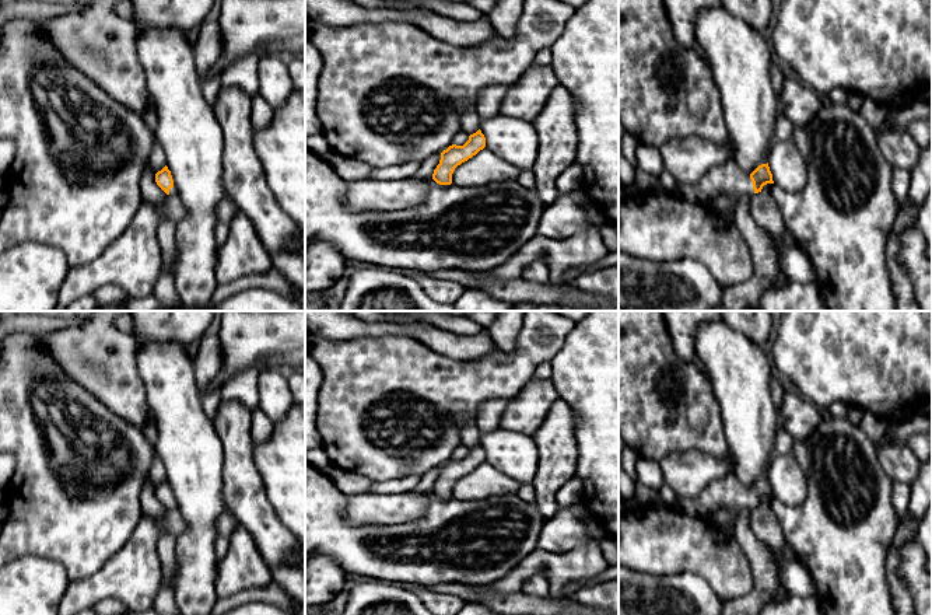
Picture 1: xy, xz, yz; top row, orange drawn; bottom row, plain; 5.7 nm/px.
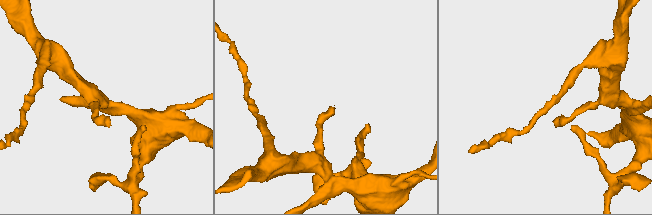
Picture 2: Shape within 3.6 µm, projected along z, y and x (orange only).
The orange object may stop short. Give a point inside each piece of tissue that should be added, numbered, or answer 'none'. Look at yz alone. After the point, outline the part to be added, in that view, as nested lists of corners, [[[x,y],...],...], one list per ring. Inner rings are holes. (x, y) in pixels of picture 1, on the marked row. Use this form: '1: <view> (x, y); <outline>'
1: yz (728, 180); [[[735,160],[711,168],[697,184],[679,185],[676,193],[693,203],[709,206],[719,198],[728,196],[736,202],[743,195],[753,196],[753,182]]]

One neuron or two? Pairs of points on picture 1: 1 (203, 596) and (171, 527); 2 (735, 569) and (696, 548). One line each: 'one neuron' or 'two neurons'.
1: two neurons
2: one neuron

